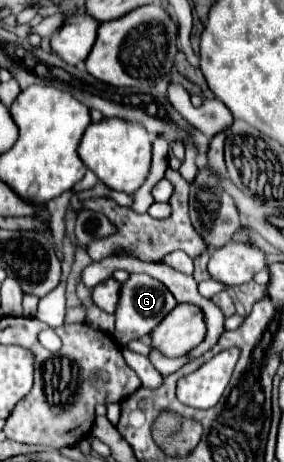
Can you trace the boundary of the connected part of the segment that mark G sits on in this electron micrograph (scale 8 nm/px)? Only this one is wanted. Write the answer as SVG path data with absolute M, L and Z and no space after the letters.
M130 273L130 277L120 287L120 303L116 305L114 339L118 339L120 345L126 345L132 339L148 335L174 307L176 307L174 295L158 279L146 273Z

